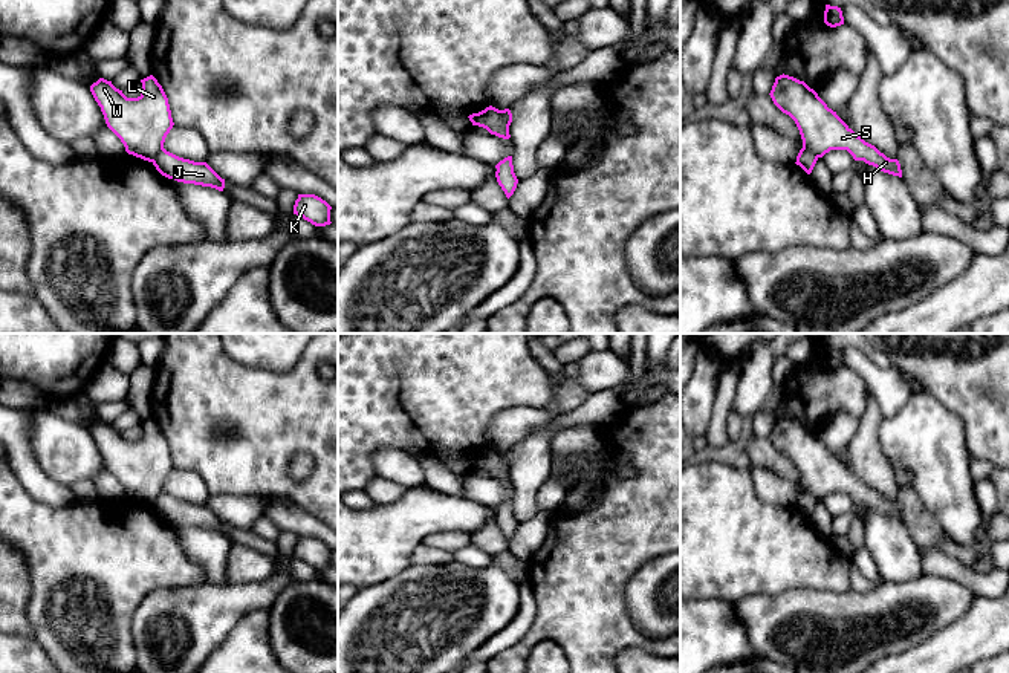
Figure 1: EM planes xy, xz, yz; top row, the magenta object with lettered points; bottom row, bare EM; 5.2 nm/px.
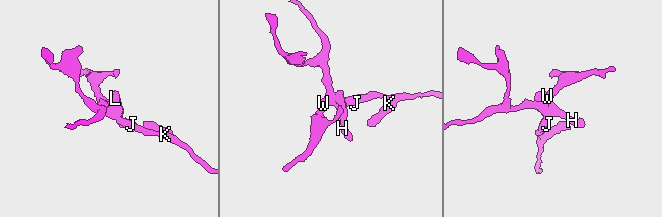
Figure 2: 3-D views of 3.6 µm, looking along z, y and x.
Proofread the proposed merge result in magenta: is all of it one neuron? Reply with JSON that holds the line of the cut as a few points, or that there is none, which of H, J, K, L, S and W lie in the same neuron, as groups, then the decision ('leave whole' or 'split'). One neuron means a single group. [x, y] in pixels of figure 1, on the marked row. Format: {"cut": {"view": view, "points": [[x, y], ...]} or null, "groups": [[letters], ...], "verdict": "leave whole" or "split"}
{"cut": {"view": "xz", "points": [[499, 110], [508, 126]]}, "groups": [["H", "L", "S", "W"], ["J", "K"]], "verdict": "split"}

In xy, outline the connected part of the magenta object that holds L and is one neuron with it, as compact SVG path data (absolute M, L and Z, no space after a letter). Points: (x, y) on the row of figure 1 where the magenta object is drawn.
M150 75L138 98L127 98L112 81L99 78L90 92L101 107L107 127L121 139L128 154L153 162L174 122L168 98Z

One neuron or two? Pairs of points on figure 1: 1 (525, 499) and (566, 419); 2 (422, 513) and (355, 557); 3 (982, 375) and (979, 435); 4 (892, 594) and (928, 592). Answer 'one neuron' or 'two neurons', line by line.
1: one neuron
2: one neuron
3: one neuron
4: one neuron

